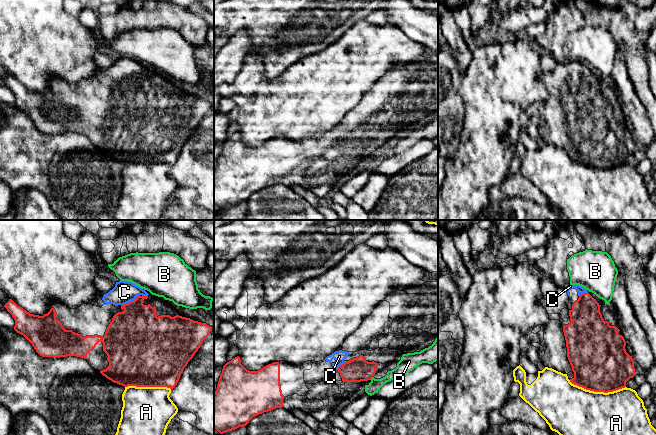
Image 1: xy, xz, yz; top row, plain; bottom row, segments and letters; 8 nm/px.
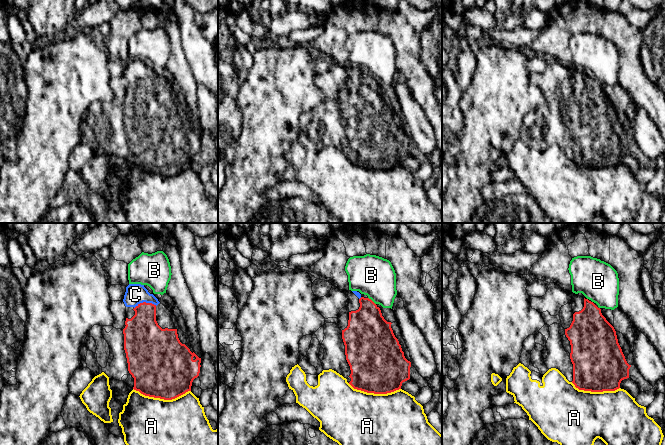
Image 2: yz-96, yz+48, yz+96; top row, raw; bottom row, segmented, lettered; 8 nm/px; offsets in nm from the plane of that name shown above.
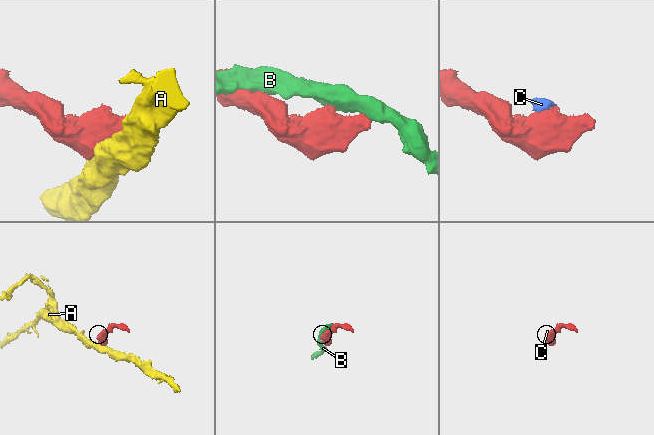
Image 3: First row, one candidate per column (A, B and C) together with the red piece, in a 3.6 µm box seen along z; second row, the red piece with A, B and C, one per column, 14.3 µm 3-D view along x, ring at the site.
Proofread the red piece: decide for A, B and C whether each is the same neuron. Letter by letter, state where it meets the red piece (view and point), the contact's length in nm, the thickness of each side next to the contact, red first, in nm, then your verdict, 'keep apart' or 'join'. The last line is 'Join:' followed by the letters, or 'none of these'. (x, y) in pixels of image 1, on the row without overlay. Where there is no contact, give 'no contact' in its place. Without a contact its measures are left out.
A: meets red in yz at (597, 167); contact 460 nm long; 460 nm thick on the red side, 500 nm on the other; keep apart
B: meets red in xz at (371, 154); contact 40 nm long; 190 nm thick on the red side, 100 nm on the other; keep apart
C: meets red in xy at (131, 77); contact 170 nm long; 400 nm thick on the red side, 180 nm on the other; join
Join: C

